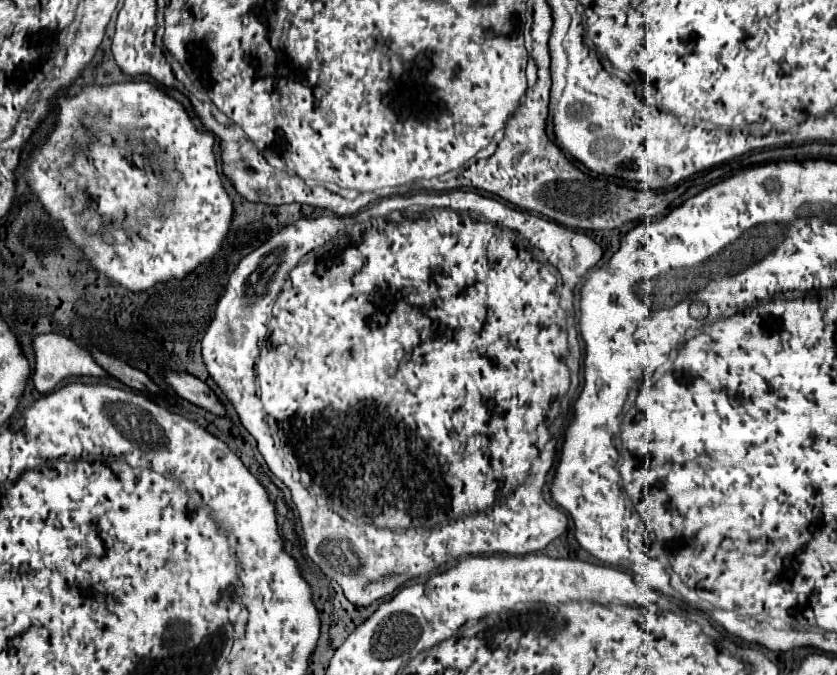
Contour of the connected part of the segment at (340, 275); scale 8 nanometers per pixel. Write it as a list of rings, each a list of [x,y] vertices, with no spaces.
[[[414,191],[410,195],[380,199],[366,211],[350,217],[322,215],[316,219],[298,219],[268,237],[258,249],[248,253],[238,263],[202,339],[204,365],[216,385],[234,405],[242,425],[256,439],[258,451],[266,459],[270,471],[290,489],[302,521],[302,539],[308,557],[324,571],[326,577],[334,579],[342,587],[348,601],[366,607],[394,593],[406,581],[466,555],[524,555],[542,551],[550,541],[566,531],[568,517],[542,497],[546,473],[553,466],[557,454],[557,441],[553,437],[550,439],[546,421],[560,415],[560,401],[570,387],[566,357],[570,357],[568,361],[578,361],[578,357],[581,357],[578,331],[574,327],[574,287],[600,259],[602,247],[588,235],[562,227],[554,221],[546,221],[528,211],[520,211],[494,198],[478,195],[474,191]]]

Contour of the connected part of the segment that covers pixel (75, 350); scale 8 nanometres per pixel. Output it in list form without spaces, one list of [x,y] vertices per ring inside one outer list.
[[[38,333],[32,339],[32,351],[36,357],[36,367],[32,373],[34,387],[40,393],[50,393],[58,383],[62,383],[70,375],[94,375],[94,377],[104,377],[106,371],[96,365],[96,361],[86,353],[80,345],[76,345],[72,339],[58,335],[58,333]]]

